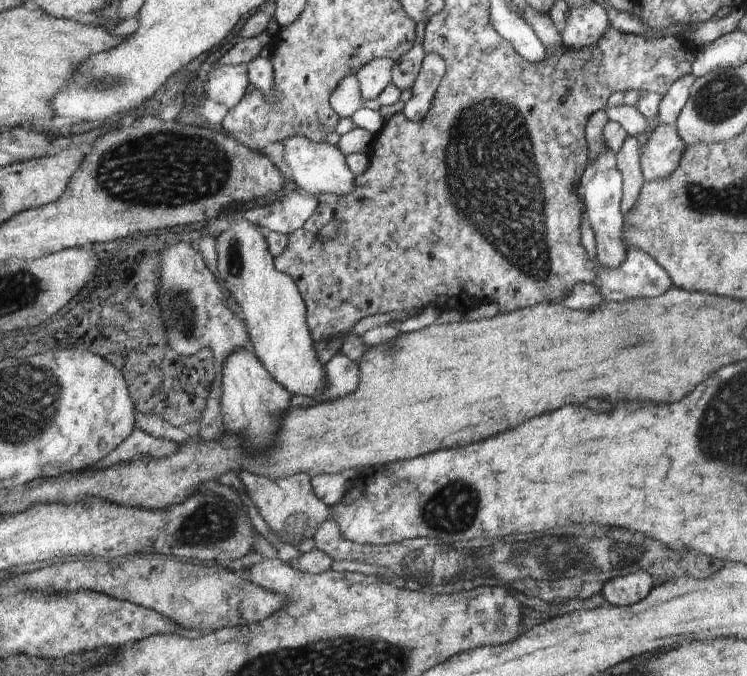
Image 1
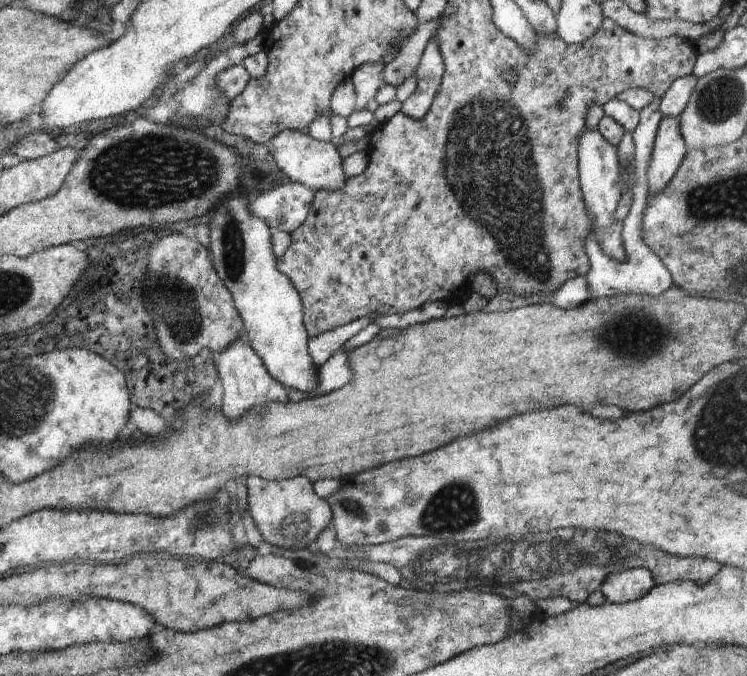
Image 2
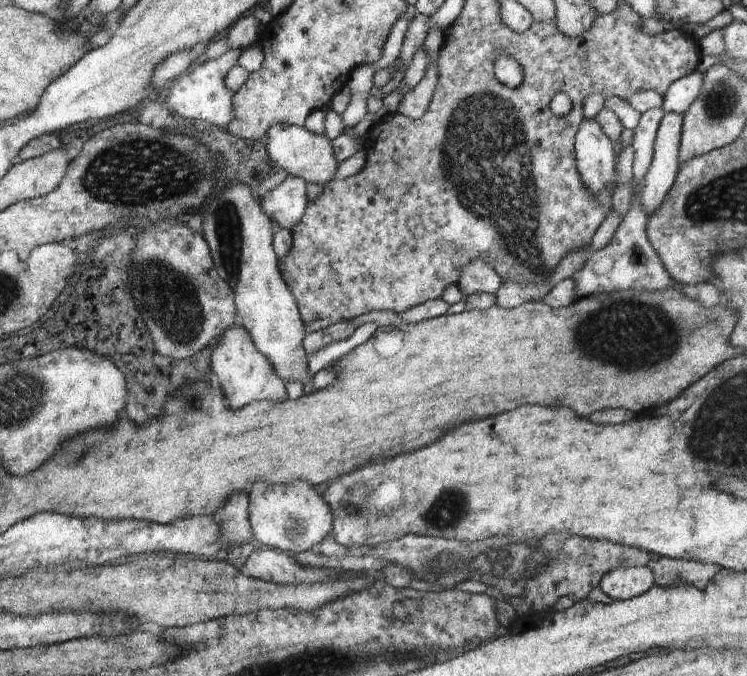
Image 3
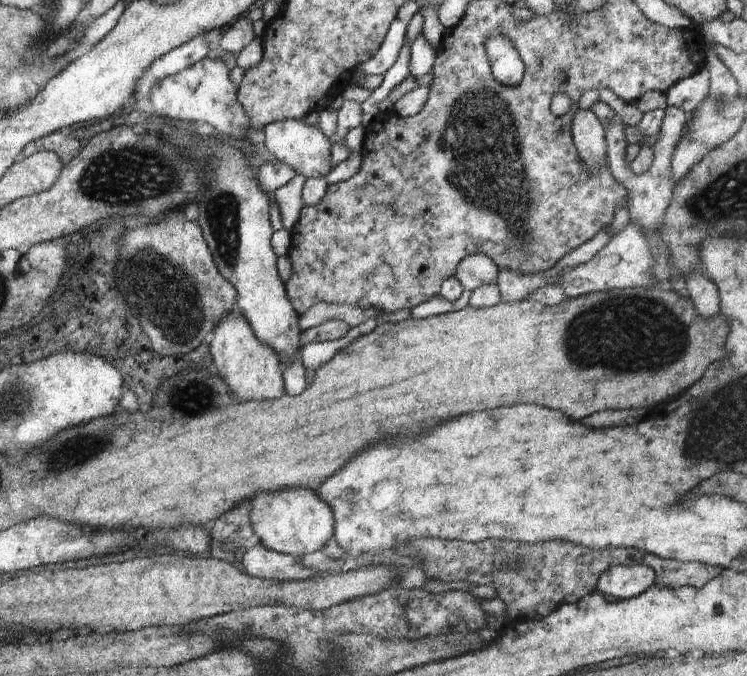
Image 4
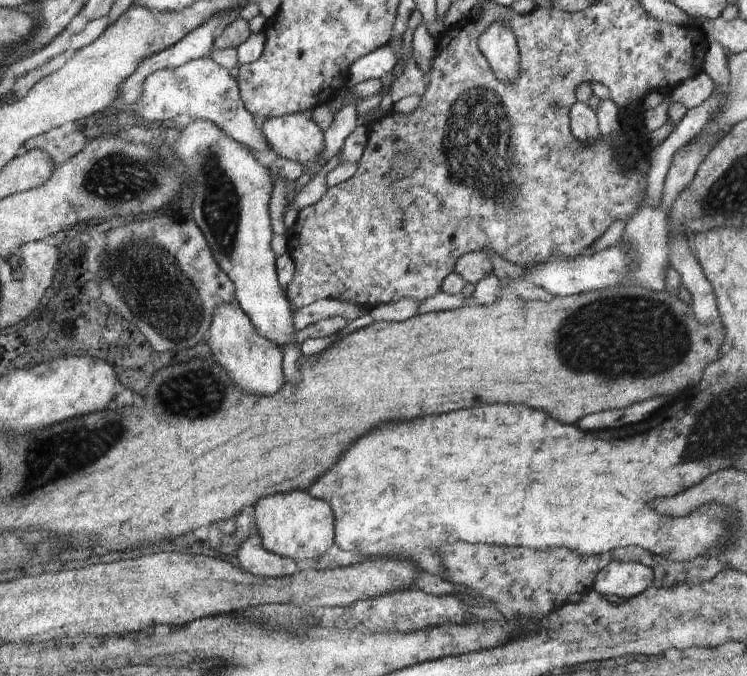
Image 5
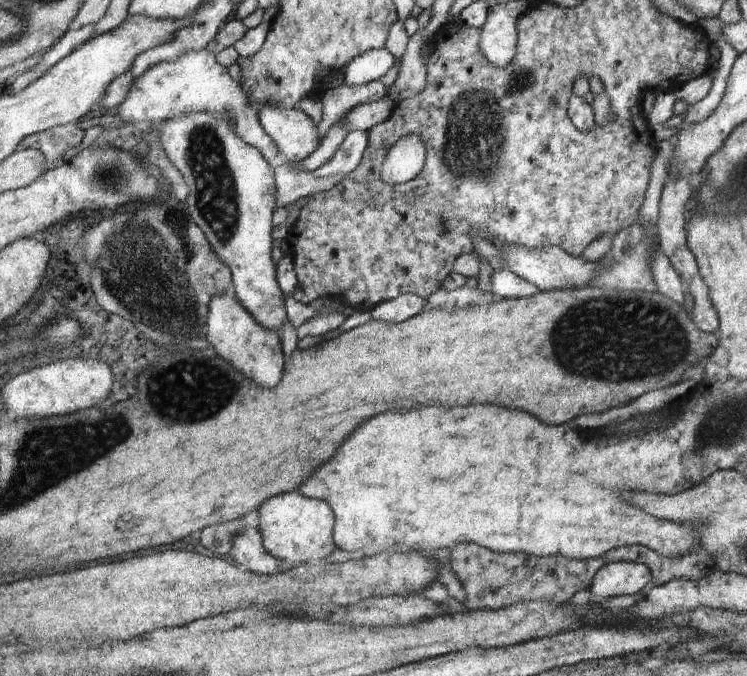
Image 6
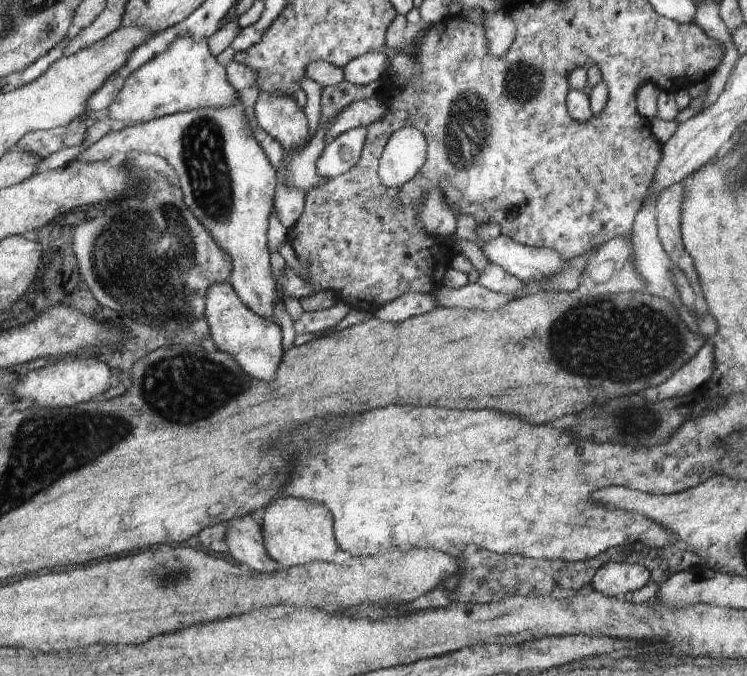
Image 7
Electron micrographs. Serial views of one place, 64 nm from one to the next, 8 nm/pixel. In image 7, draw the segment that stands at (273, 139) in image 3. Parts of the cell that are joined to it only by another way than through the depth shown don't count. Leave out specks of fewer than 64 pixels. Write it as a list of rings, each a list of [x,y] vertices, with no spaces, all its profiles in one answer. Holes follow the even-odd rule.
[[[260,90],[254,106],[254,118],[284,152],[292,152],[292,148],[302,152],[310,144],[308,119],[291,96]]]

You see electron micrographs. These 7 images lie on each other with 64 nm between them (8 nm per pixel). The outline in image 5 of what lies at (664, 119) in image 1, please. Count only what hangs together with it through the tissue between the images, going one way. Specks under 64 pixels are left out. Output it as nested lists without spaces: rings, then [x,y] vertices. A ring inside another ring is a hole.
[[[704,71],[697,73],[696,76],[687,78],[680,82],[674,90],[669,92],[670,102],[678,102],[687,110],[696,108],[704,104],[714,91],[714,83],[709,74]]]

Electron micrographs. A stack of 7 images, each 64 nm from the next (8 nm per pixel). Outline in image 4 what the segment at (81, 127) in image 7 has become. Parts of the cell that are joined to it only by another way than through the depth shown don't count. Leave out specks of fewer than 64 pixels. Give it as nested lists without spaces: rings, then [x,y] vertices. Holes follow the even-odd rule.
[[[58,131],[29,142],[21,153],[29,157],[36,152],[56,152],[57,156],[60,156],[60,162],[65,165],[83,152],[81,148],[82,144],[76,138],[68,136],[66,131]]]

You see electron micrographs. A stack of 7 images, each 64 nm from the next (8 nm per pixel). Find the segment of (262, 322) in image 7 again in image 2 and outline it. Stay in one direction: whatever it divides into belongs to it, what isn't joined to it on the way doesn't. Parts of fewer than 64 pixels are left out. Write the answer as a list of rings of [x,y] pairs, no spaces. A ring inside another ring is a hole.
[[[245,337],[234,340],[224,352],[215,356],[215,359],[216,370],[224,388],[222,412],[230,420],[244,416],[244,412],[252,412],[252,408],[260,408],[262,404],[286,404],[289,401],[289,389],[268,374],[264,363]]]

